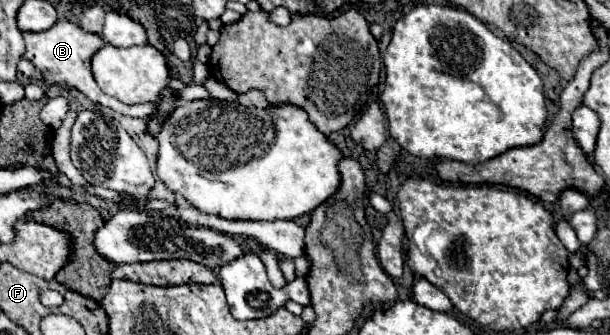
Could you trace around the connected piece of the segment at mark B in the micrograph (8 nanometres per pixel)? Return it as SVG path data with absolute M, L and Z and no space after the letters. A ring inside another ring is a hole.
M58 20L50 30L44 30L44 32L24 32L24 40L26 40L26 58L44 74L44 82L46 84L52 84L52 82L66 82L68 86L80 90L84 96L88 96L94 104L102 104L106 108L112 108L124 116L136 116L136 118L150 118L152 114L156 114L156 104L150 102L150 104L134 104L134 106L128 106L128 104L122 104L110 96L106 96L94 76L92 76L92 70L90 70L90 60L92 56L106 44L102 40L102 36L98 34L92 34L92 32L84 32L78 24L74 22L68 22L68 20Z

